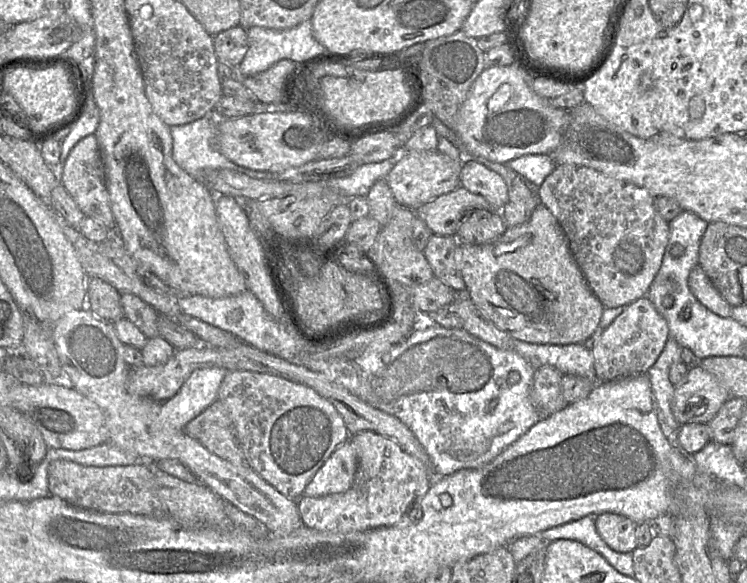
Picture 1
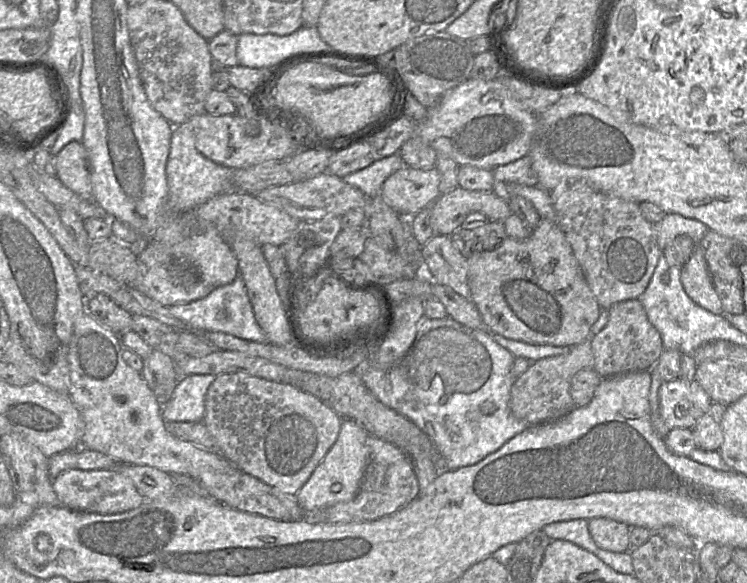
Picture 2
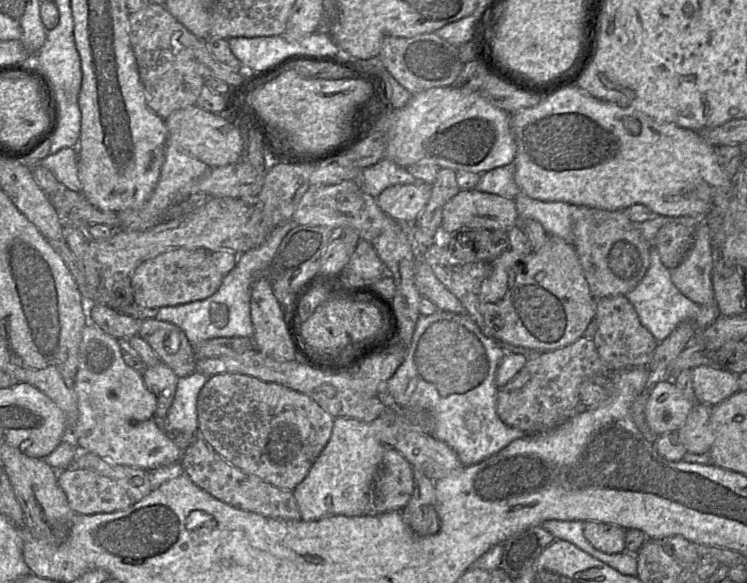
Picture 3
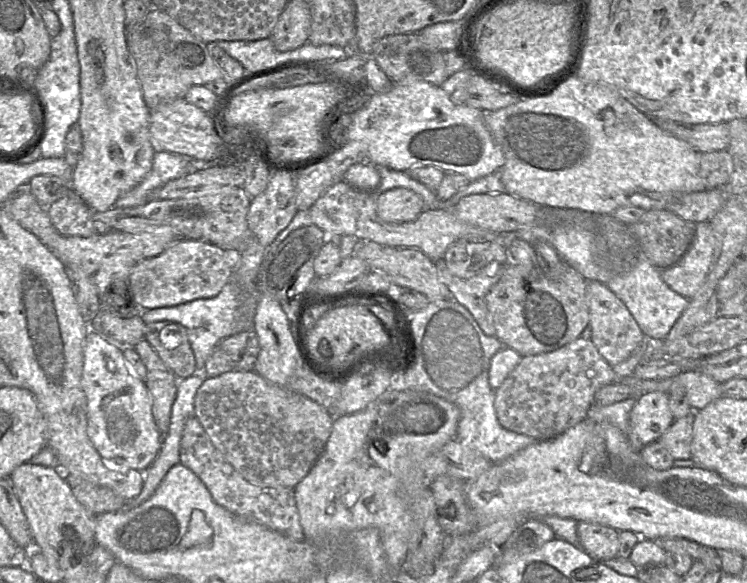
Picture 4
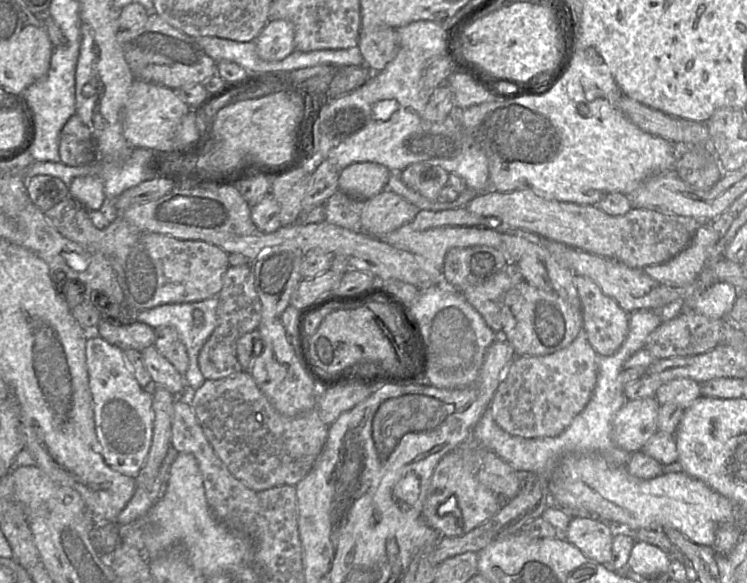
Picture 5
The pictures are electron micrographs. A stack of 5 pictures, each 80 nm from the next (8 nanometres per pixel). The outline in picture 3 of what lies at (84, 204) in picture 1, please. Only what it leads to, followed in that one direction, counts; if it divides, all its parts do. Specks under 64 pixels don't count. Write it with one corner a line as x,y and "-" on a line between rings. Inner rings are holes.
76,147
62,148
34,165
40,165
50,170
66,189
82,192
82,184
78,175
78,150

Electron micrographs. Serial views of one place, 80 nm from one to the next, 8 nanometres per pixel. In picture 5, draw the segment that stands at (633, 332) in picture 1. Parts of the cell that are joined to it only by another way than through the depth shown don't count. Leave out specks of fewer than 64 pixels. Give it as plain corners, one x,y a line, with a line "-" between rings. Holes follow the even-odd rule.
575,275
574,284
581,302
583,329
587,333
587,341
598,355
612,355
620,348
628,334
629,313
623,310
615,300
605,295
591,279

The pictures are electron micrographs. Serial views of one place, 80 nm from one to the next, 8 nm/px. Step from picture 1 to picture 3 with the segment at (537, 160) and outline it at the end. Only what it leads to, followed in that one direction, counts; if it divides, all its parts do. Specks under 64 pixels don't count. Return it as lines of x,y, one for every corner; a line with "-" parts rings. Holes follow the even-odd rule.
513,162
506,166
494,168
481,177
474,190
496,194
507,199
514,199
521,192
515,182
515,165

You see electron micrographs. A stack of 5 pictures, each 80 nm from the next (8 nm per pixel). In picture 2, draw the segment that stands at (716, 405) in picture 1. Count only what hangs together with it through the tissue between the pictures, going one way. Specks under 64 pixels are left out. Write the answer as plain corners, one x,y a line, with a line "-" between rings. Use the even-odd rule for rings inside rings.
696,380
664,381
658,396
662,420
670,430
692,429
712,404
709,395

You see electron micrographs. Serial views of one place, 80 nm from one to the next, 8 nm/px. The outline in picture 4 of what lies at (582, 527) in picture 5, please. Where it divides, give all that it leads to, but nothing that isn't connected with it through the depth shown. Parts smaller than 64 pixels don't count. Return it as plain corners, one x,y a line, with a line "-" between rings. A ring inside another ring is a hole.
587,521
578,522
577,533
582,548
592,558
603,561
617,557
619,531

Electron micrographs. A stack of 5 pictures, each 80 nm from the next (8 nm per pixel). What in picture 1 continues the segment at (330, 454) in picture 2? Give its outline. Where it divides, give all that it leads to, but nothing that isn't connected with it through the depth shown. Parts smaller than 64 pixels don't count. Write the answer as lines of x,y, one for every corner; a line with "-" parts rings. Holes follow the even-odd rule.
349,440
339,446
306,485
303,496
322,497
347,491
354,480
357,460

